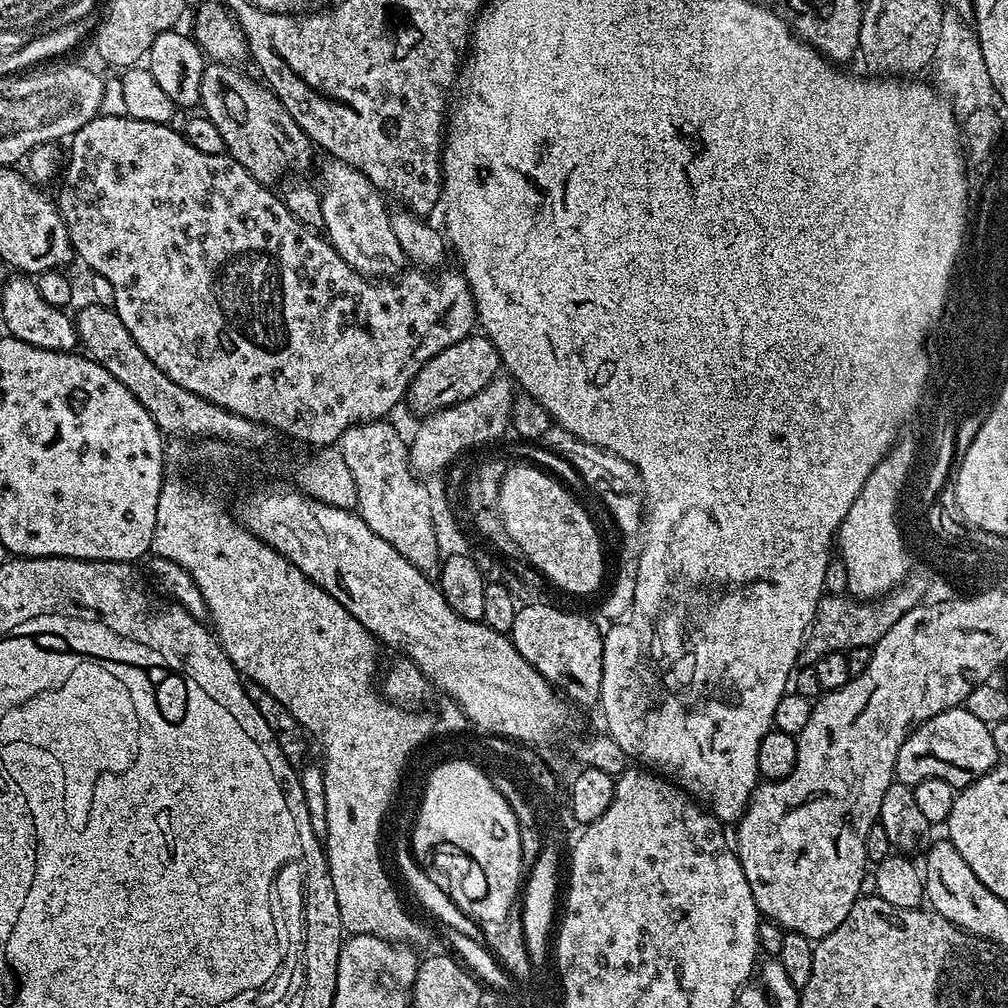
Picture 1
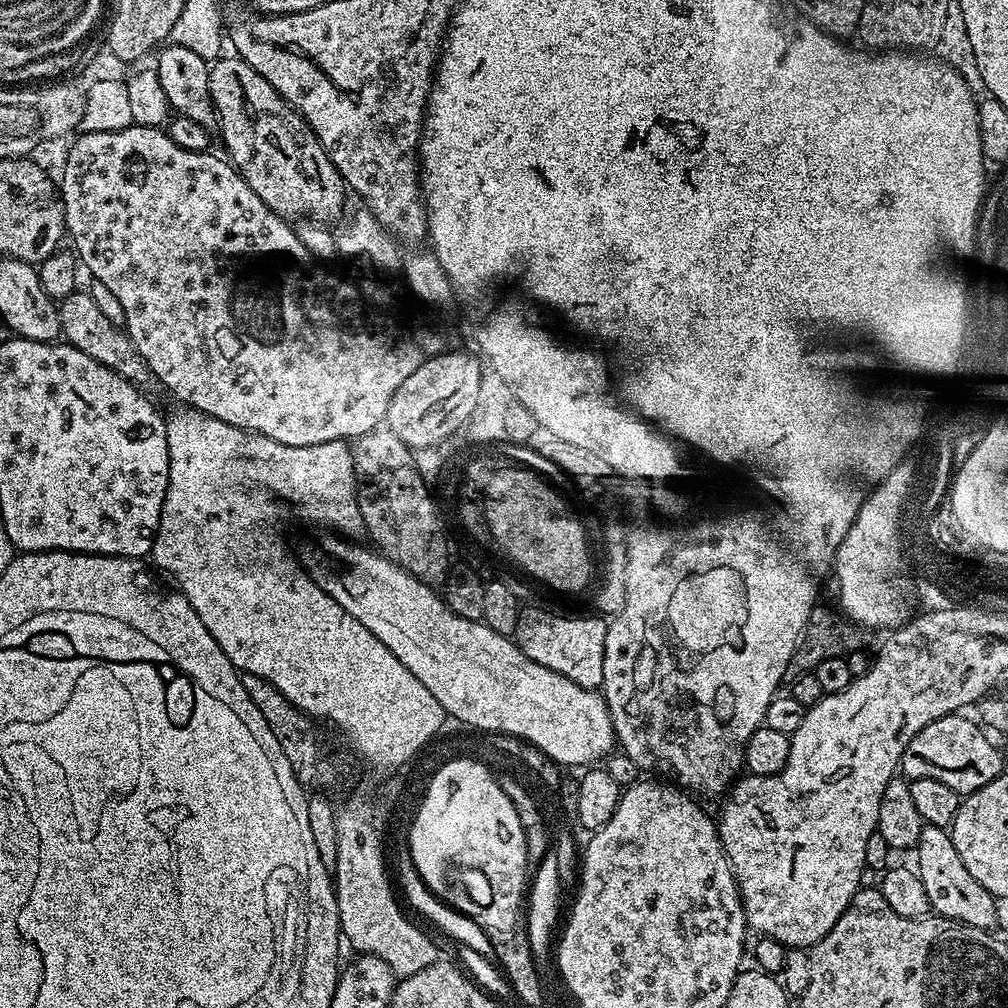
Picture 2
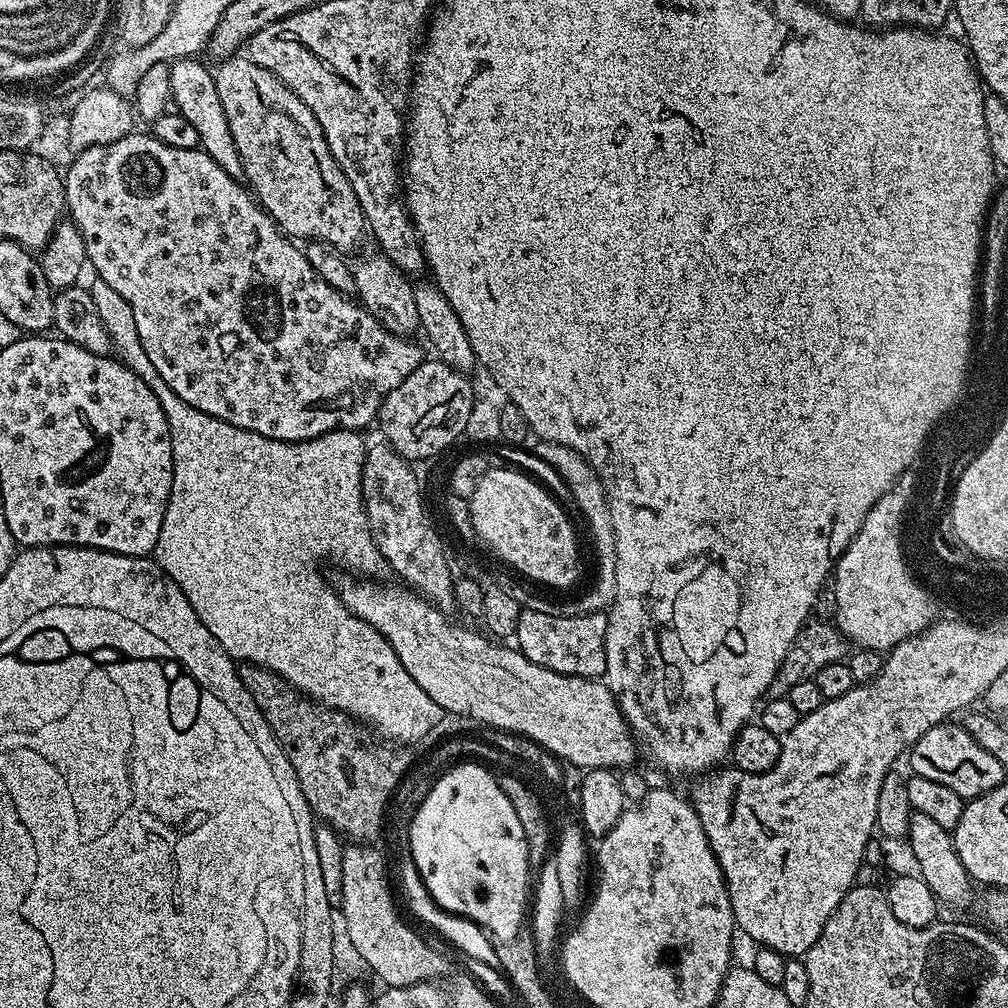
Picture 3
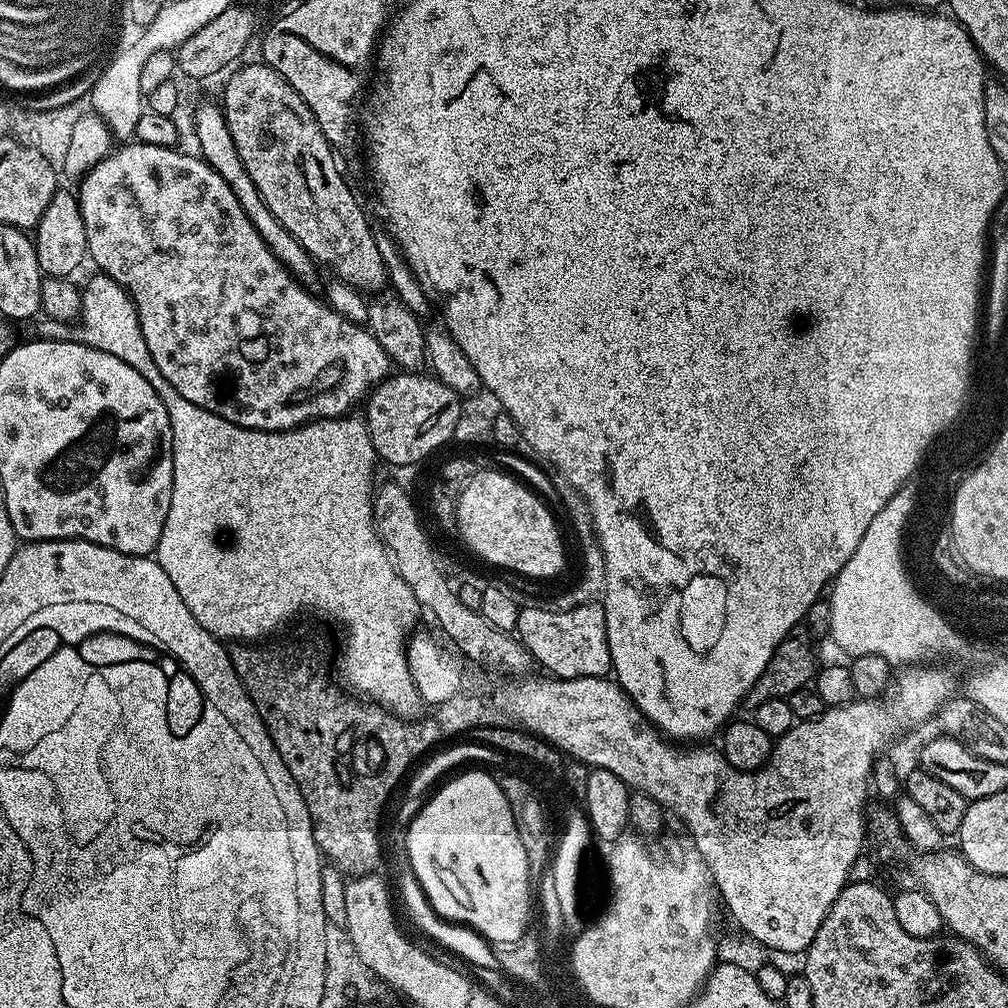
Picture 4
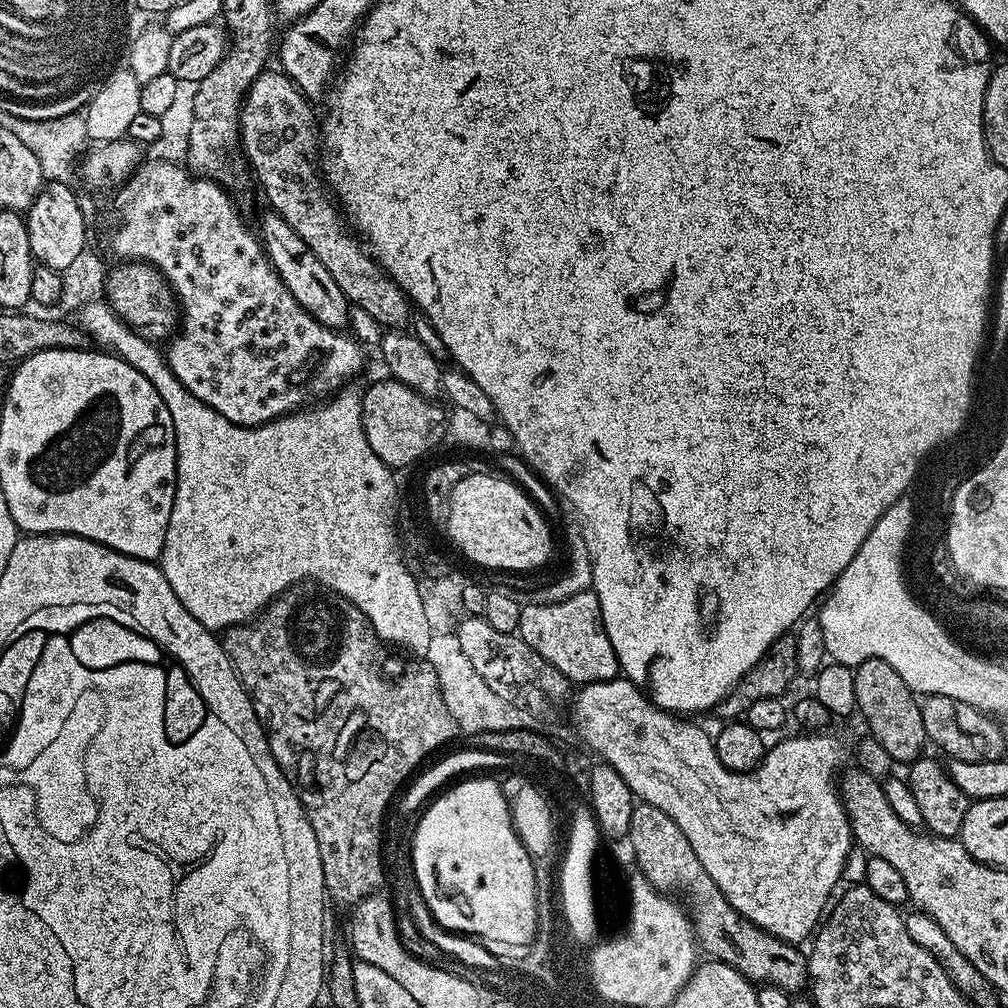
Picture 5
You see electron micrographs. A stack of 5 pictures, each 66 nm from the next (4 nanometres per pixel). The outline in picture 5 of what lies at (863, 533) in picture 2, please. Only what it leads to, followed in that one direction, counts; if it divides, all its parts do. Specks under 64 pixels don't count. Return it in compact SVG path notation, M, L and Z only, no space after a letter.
M894 502L874 522L874 530L866 534L866 542L862 542L858 554L850 558L850 566L842 570L832 585L826 604L818 608L824 651L835 663L850 669L870 658L882 658L882 662L897 670L914 694L952 698L952 692L944 692L944 688L956 688L956 664L952 664L952 656L967 647L955 641L924 604L919 607L913 604L901 588L897 552L908 524L908 504Z

